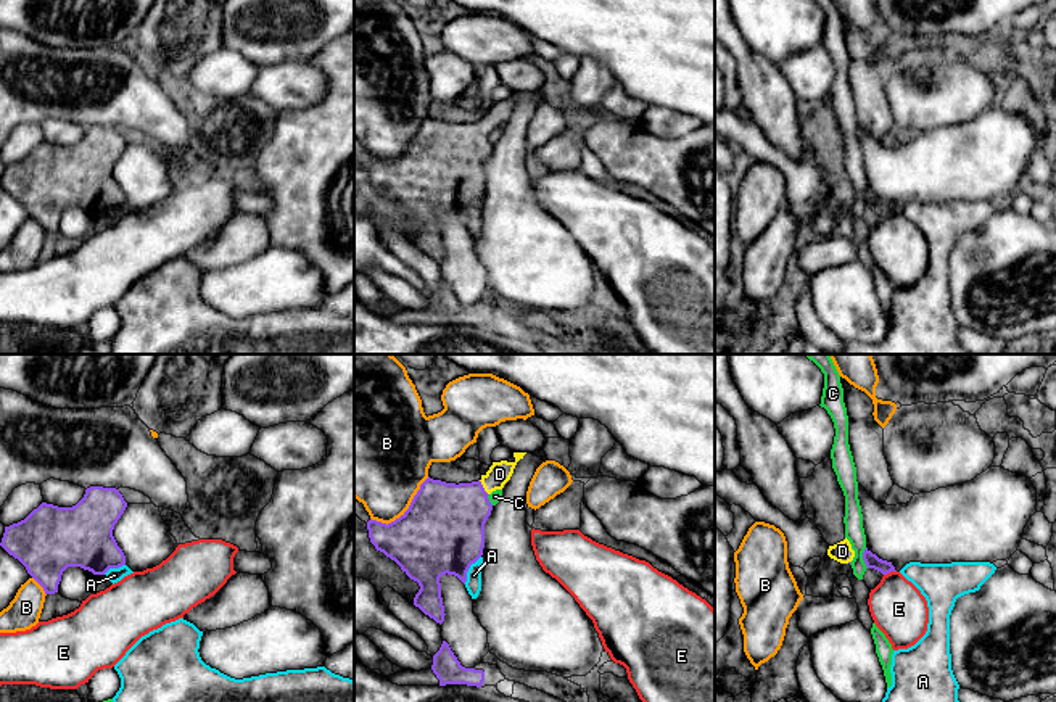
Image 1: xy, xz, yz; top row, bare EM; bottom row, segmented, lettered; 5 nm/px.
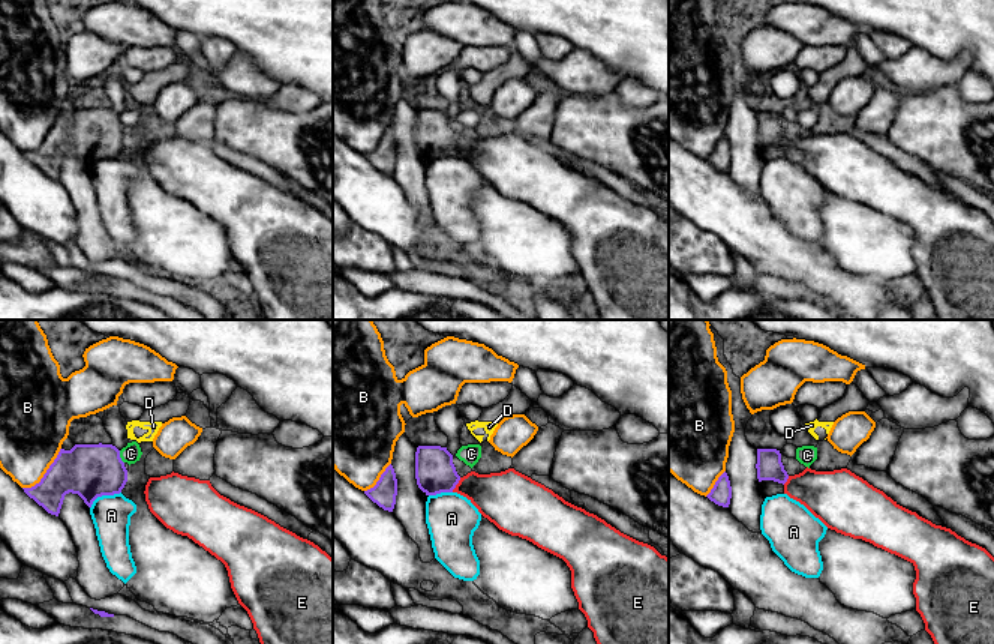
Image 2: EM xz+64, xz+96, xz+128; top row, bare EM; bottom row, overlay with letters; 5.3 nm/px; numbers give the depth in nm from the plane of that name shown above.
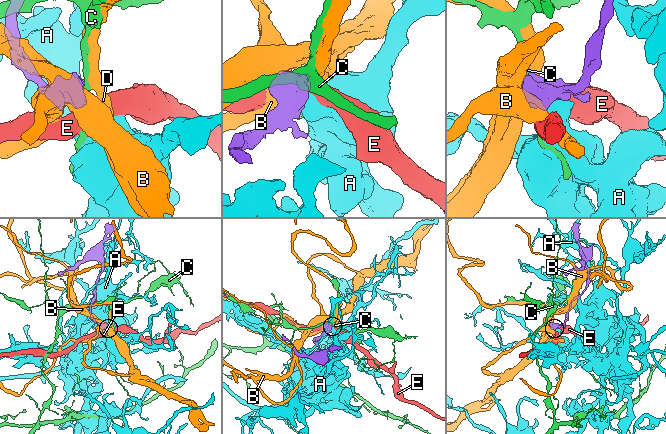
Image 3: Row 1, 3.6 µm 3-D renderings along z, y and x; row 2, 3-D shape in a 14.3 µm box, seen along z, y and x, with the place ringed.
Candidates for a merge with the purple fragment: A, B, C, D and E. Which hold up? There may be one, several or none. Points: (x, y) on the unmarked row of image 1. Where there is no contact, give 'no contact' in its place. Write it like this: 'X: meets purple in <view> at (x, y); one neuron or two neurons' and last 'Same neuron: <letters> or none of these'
A: meets purple in xz at (467, 210); one neuron
B: meets purple in xz at (406, 150); two neurons
C: meets purple in yz at (863, 197); two neurons
D: meets purple in xz at (483, 128); one neuron
E: meets purple in yz at (889, 211); two neurons
Same neuron: A, D

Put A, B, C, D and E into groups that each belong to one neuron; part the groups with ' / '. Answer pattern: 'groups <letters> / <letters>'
groups A D / B / C / E

